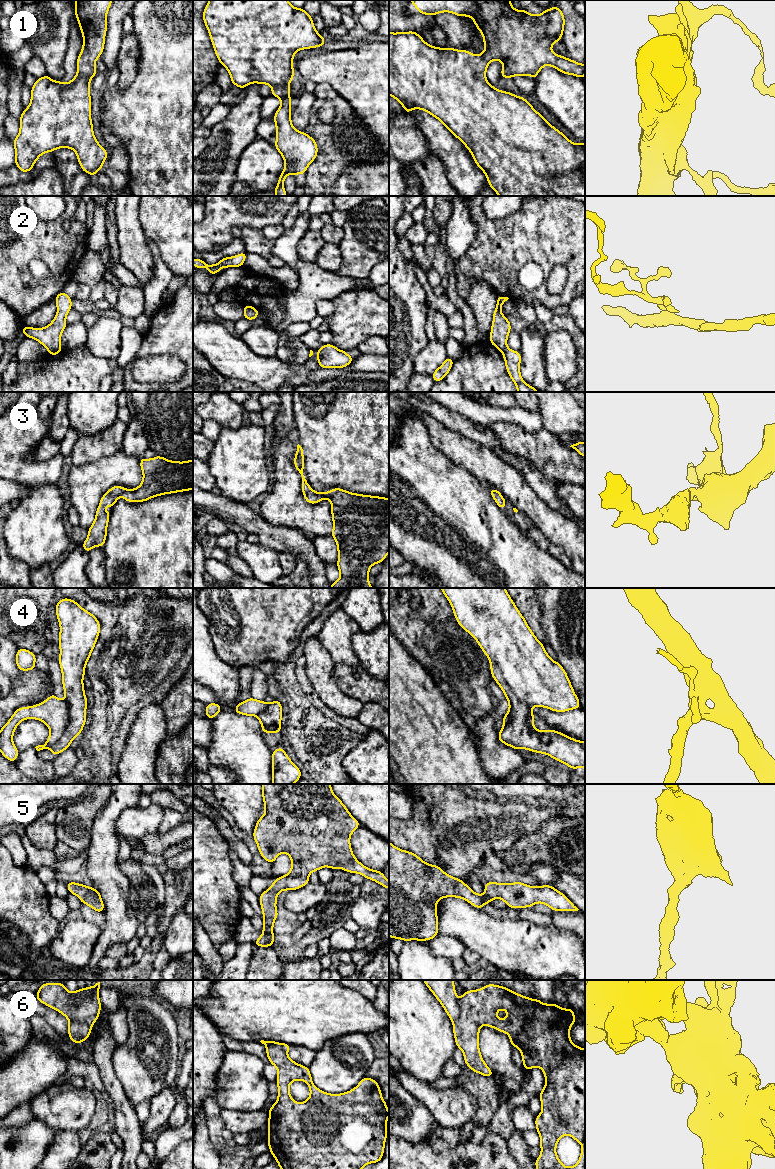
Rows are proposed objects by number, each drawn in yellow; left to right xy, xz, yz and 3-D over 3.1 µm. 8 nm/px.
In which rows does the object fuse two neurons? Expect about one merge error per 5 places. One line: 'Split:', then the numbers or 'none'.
Split: 2, 6

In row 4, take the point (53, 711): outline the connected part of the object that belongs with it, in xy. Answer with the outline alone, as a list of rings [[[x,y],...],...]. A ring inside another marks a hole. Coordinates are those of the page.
[[[62,598],[55,606],[60,626],[58,661],[66,700],[52,693],[44,702],[20,707],[14,712],[0,730],[0,752],[11,762],[16,761],[19,753],[13,743],[13,734],[21,721],[37,719],[47,725],[50,736],[46,745],[35,748],[37,751],[49,748],[54,757],[70,747],[86,723],[88,701],[83,678],[85,666],[100,634],[100,623],[73,599]]]

